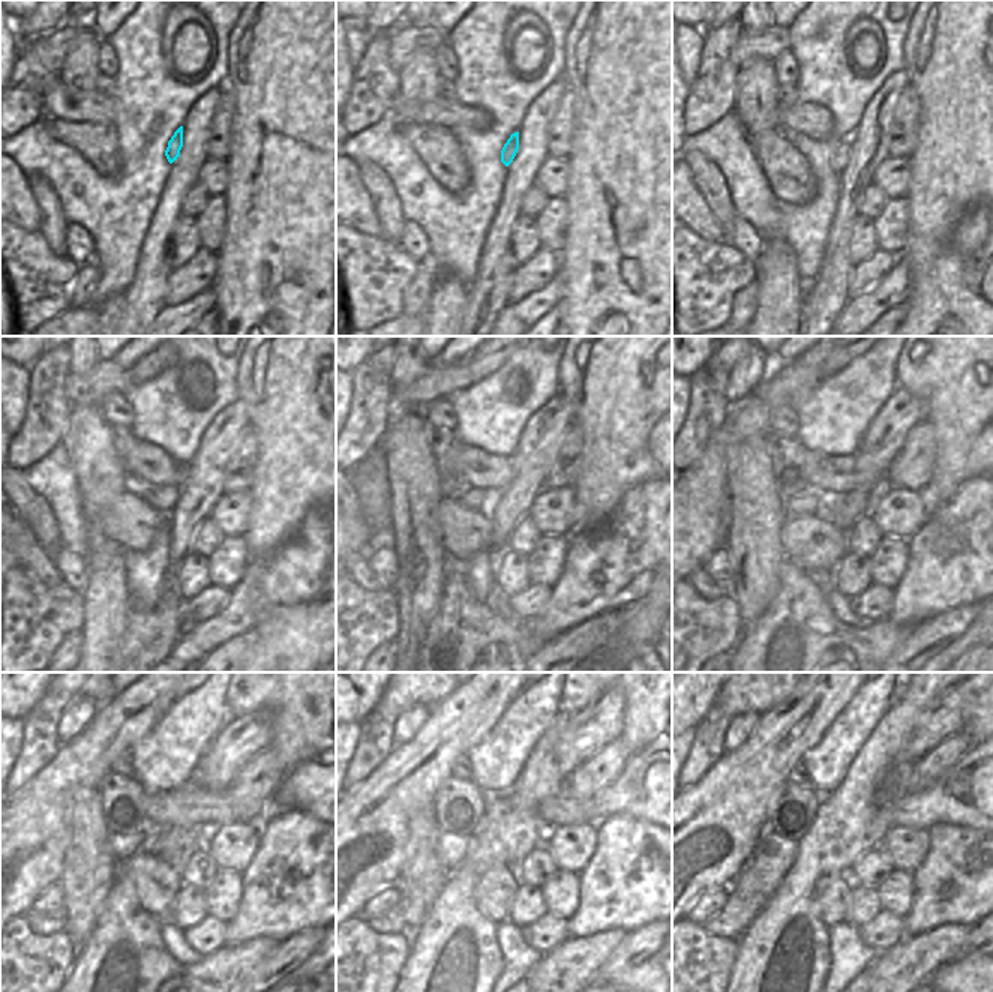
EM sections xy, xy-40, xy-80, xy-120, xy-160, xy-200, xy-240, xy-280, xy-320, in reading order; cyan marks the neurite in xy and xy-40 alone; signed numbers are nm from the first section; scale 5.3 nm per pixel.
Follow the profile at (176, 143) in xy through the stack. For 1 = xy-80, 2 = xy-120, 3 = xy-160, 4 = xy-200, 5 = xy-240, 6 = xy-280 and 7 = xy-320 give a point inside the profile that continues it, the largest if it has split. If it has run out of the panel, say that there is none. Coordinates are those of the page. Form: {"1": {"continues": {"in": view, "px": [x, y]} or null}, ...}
{"1": {"continues": {"in": "xy-80", "px": [840, 156]}}, "2": {"continues": {"in": "xy-120", "px": [164, 497]}}, "3": {"continues": {"in": "xy-160", "px": [477, 499]}}, "4": {"continues": {"in": "xy-200", "px": [810, 502]}}, "5": {"continues": {"in": "xy-240", "px": [122, 847]}}, "6": {"continues": {"in": "xy-280", "px": [450, 850]}}, "7": {"continues": {"in": "xy-320", "px": [749, 893]}}}

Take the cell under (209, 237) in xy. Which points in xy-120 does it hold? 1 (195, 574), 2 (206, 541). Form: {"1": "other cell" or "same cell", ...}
{"1": "other cell", "2": "other cell"}

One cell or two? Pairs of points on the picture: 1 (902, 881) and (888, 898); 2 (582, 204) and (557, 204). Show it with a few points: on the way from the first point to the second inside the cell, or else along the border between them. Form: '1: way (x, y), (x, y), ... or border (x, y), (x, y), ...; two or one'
1: way (897, 886), (893, 893); one
2: border (563, 197), (566, 201), (564, 239); two

